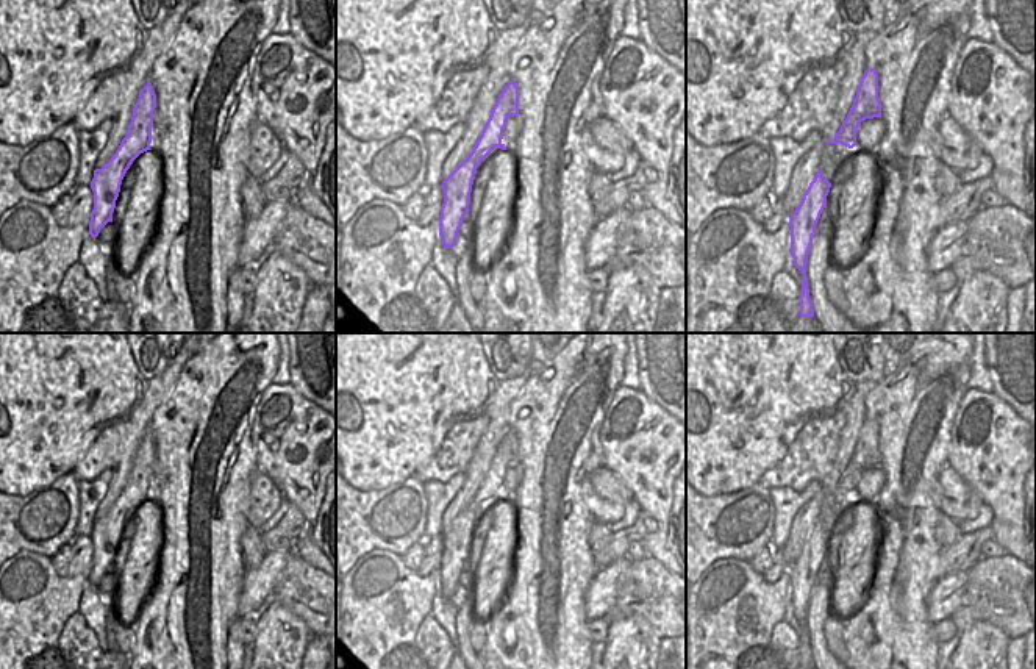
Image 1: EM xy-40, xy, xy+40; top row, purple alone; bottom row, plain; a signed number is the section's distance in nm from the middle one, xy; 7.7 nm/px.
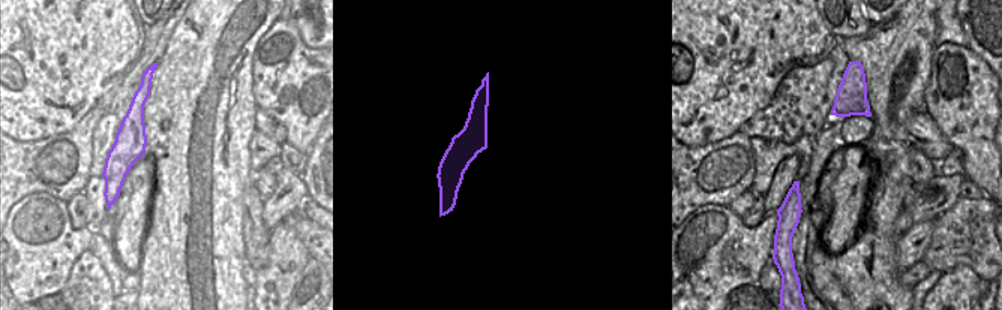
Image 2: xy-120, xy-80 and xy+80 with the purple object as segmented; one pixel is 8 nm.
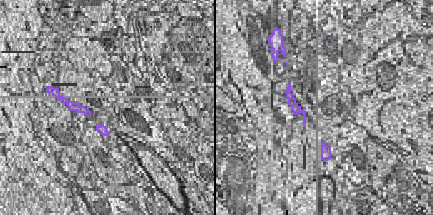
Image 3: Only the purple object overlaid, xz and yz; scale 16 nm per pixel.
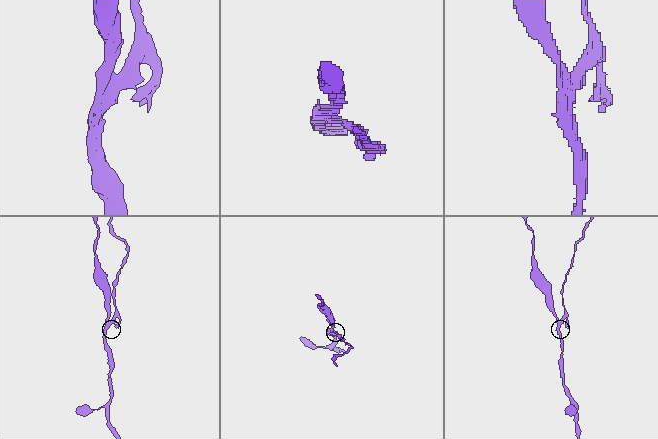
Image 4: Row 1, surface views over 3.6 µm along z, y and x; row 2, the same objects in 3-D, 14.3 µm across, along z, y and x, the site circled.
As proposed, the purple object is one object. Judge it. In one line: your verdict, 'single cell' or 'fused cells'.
fused cells

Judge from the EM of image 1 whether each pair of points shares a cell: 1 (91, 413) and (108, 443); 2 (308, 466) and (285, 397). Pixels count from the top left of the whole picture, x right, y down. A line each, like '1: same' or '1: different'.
1: different
2: same

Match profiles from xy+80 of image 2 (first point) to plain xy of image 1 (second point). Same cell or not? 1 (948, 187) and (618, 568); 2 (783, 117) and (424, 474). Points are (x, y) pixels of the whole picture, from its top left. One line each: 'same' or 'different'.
1: different
2: same

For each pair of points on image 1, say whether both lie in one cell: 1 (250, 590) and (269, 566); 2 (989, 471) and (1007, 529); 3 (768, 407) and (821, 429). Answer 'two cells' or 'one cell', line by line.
1: one cell
2: one cell
3: two cells

